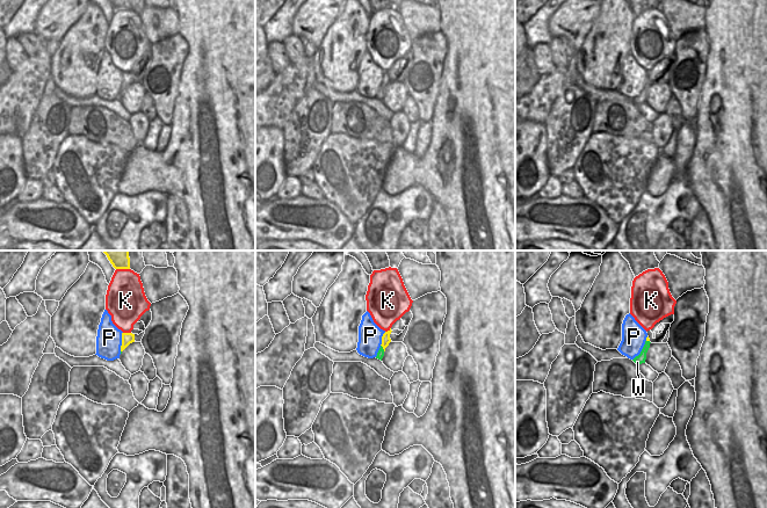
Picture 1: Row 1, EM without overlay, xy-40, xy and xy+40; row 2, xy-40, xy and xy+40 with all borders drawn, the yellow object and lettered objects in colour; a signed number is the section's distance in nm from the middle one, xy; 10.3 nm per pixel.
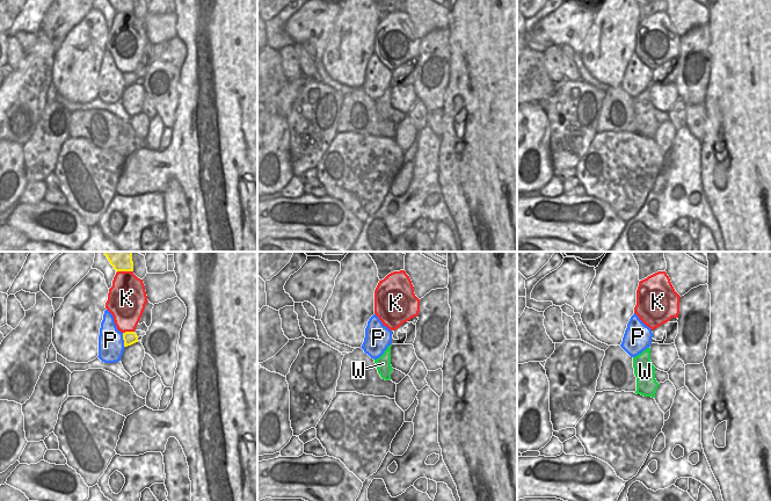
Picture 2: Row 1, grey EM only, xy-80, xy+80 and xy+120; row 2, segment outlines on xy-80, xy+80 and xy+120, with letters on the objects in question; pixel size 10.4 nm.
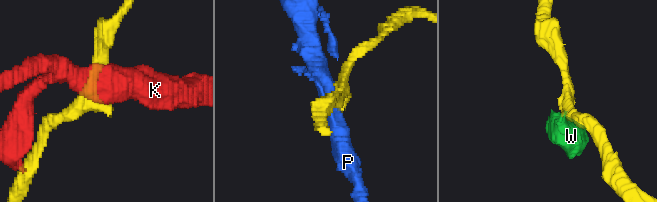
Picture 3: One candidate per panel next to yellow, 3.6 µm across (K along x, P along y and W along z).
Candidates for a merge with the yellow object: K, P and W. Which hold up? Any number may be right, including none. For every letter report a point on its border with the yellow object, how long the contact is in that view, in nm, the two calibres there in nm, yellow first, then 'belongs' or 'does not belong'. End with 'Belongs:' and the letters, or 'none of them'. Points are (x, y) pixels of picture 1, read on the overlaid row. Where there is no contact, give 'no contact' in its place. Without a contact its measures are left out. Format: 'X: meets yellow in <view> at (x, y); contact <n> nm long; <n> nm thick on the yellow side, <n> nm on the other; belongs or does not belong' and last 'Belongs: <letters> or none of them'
K: meets yellow in xy-40 at (127, 333); contact 80 nm long; 120 nm thick on the yellow side, 340 nm on the other; does not belong
P: meets yellow in xy-40 at (122, 341); contact 200 nm long; 120 nm thick on the yellow side, 260 nm on the other; does not belong
W: meets yellow in xy at (383, 348); contact 80 nm long; 100 nm thick on the yellow side, 70 nm on the other; belongs
Belongs: W

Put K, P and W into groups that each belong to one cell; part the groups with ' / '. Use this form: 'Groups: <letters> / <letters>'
Groups: K / P / W

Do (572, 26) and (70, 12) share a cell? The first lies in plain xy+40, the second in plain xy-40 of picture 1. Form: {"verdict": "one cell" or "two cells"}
{"verdict": "one cell"}

